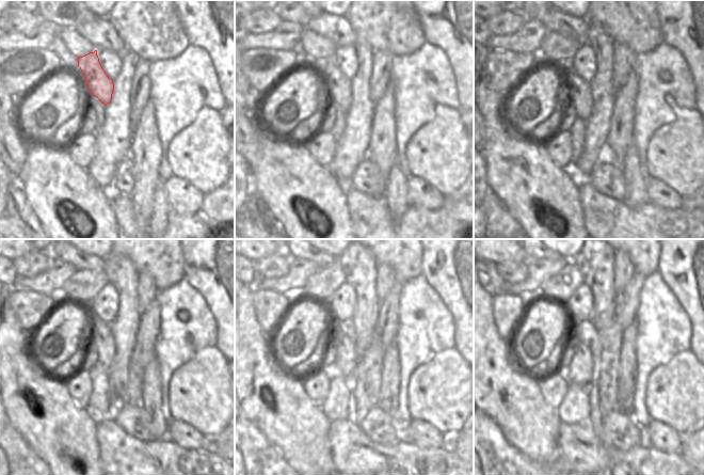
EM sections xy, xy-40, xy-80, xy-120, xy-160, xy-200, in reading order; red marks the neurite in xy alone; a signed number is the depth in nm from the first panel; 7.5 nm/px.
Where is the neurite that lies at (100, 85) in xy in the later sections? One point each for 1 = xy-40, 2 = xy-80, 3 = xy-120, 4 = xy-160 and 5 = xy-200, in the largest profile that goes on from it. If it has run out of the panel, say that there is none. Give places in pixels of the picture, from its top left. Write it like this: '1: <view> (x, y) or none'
1: xy-40 (337, 85)
2: xy-80 (578, 91)
3: xy-120 (101, 336)
4: xy-160 (346, 361)
5: xy-200 (579, 370)

